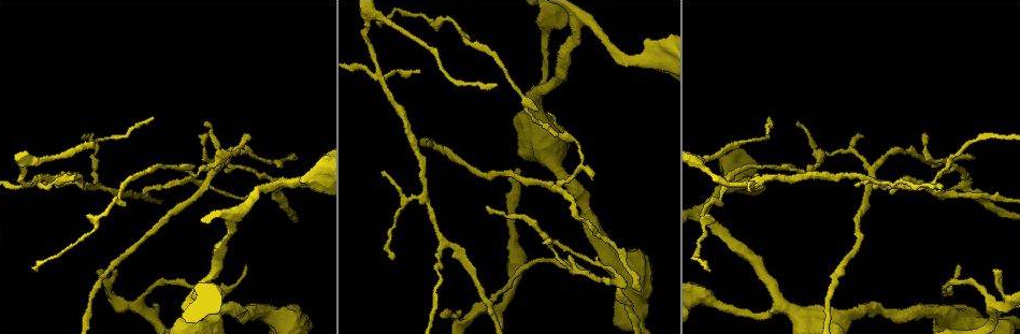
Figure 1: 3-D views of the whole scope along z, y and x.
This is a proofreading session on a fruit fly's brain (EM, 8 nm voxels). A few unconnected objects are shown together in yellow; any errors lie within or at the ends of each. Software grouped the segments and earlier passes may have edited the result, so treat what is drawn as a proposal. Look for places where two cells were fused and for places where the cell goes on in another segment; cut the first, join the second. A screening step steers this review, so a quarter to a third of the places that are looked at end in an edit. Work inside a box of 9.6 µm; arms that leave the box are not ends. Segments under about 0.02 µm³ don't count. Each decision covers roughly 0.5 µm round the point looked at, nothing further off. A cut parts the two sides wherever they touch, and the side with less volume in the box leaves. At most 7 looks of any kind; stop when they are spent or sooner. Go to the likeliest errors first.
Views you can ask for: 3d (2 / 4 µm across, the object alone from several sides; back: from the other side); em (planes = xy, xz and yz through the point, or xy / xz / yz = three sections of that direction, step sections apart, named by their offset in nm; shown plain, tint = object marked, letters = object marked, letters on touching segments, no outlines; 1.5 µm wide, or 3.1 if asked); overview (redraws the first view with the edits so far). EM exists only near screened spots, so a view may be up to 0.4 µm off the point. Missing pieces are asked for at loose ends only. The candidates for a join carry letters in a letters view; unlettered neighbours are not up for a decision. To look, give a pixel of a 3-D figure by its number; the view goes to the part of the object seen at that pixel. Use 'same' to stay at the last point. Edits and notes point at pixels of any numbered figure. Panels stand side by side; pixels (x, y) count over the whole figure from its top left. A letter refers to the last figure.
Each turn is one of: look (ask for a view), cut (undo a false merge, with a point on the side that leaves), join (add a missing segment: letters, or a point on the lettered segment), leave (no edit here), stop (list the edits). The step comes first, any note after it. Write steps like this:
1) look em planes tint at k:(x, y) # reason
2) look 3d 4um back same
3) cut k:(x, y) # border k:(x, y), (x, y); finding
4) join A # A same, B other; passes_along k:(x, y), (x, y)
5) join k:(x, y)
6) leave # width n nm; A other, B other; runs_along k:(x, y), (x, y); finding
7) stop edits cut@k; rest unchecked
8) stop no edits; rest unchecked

look em planes letters at 1:(761, 181) # three-way junction

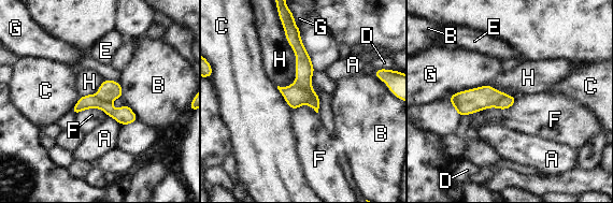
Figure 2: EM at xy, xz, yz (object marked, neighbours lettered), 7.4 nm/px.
cut 2:(295, 97) # A other, B other, C other, D other, E other, F other, G other, H other; part_leaving 2:(75, 110), (99, 103), (133, 118); two cells meet here

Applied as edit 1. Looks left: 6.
look 3d 4um back at 1:(246, 265) # tapers out

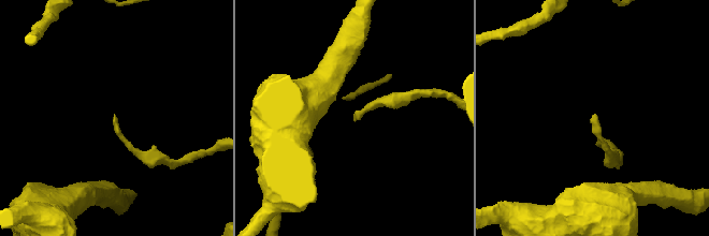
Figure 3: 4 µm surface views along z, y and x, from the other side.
look em xy step 4 tint at 3:(594, 115)

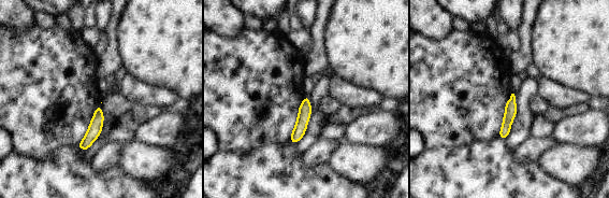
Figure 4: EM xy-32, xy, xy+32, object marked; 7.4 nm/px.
look em planes letters same

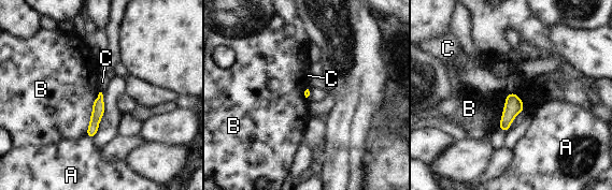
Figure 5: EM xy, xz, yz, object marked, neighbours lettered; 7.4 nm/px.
leave # A other, B other, C other; runs_along 5:(100, 97), (98, 113), (90, 134); no lettered segment goes on from it

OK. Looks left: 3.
look 3d 4um at 1:(972, 156) # end of a long branch

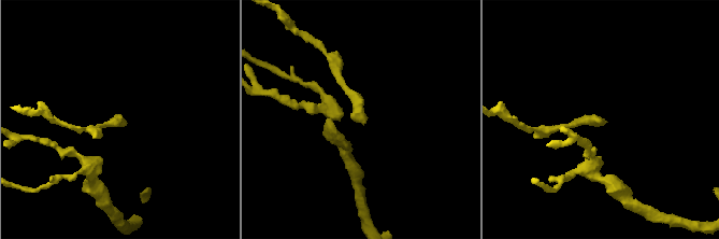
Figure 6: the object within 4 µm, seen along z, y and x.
look em planes tint at 6:(364, 122)

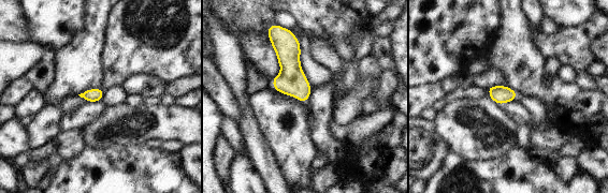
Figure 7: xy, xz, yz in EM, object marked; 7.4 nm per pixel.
look em planes letters same # what lies round it

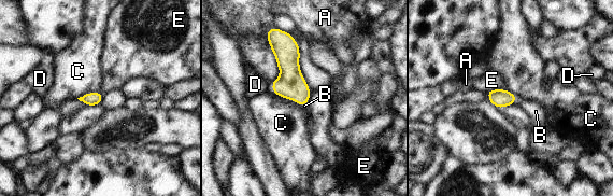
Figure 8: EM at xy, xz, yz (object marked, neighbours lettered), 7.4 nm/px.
join 8:(536, 111) # width 100 nm; A other, B same, C other, D other, E other; it goes on there

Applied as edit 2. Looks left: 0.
stop edits cut@2, join@8; rest unchecked

